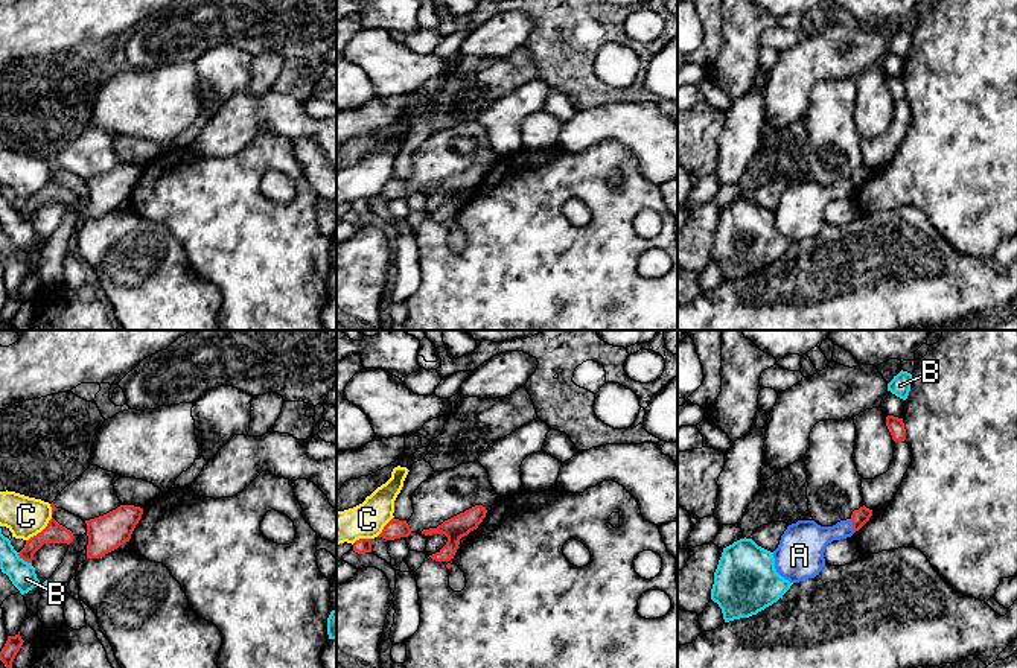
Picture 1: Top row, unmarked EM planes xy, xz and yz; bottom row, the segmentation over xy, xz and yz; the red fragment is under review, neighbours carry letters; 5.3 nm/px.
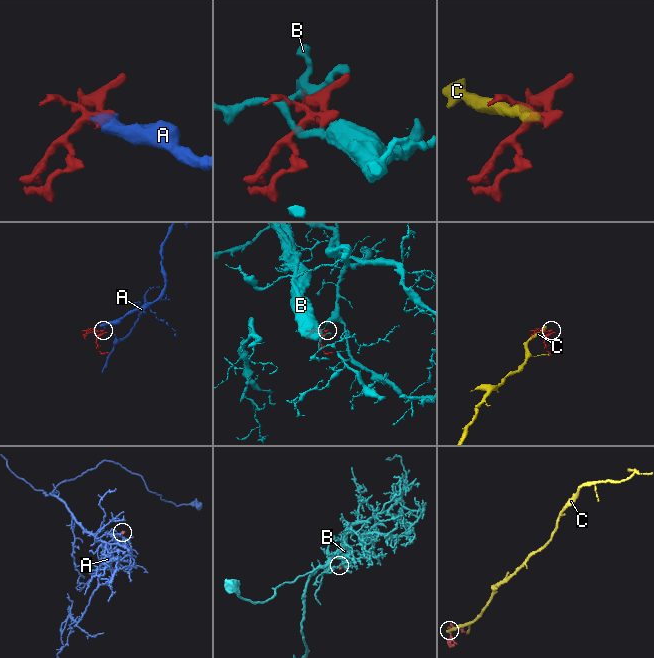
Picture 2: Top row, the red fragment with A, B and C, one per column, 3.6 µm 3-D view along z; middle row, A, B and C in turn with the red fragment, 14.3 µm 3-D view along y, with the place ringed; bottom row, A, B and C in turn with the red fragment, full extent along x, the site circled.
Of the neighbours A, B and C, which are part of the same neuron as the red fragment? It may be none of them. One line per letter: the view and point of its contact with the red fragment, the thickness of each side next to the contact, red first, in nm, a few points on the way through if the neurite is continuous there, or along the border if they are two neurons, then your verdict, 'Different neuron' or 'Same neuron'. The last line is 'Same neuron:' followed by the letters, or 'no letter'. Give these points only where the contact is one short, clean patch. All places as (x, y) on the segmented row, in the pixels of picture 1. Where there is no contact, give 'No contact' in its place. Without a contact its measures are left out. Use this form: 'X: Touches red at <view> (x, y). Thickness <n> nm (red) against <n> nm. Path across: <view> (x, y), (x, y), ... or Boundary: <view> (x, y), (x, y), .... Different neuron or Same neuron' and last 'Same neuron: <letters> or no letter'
A: Touches red at yz (853, 525). Thickness 90 nm (red) against 190 nm. Boundary: yz (850, 519), (854, 531). Different neuron
B: Touches red at xy (25, 560). Thickness 110 nm (red) against 140 nm. Different neuron
C: Touches red at xy (41, 531). Thickness 110 nm (red) against 220 nm. Different neuron
Same neuron: no letter

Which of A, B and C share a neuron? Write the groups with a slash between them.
A C / B

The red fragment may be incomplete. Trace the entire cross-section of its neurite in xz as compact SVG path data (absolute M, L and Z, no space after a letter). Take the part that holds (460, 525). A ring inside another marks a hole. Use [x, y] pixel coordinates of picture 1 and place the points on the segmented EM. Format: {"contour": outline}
{"contour": "M475 505L464 513L460 513L448 520L445 520L437 528L423 530L422 534L432 536L432 534L445 534L448 537L446 545L435 554L429 555L435 561L448 561L454 558L460 539L467 536L470 531L477 530L478 525L486 517L486 507Z"}

